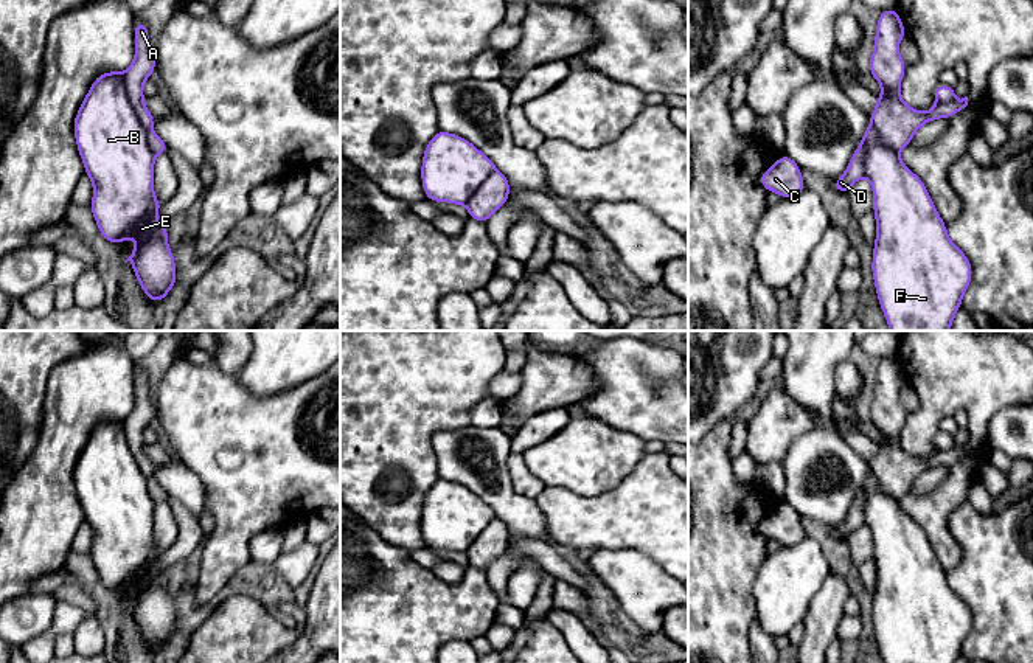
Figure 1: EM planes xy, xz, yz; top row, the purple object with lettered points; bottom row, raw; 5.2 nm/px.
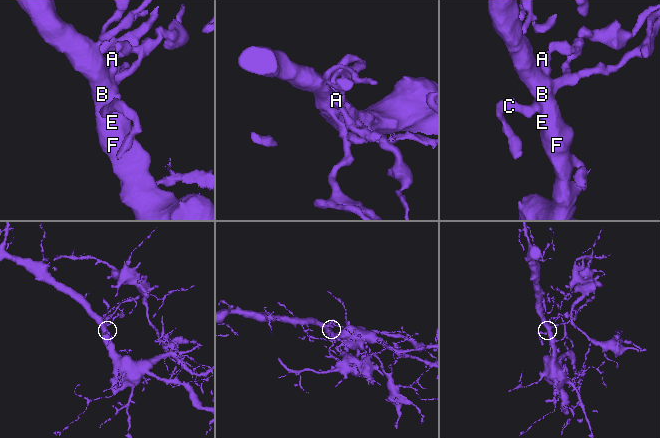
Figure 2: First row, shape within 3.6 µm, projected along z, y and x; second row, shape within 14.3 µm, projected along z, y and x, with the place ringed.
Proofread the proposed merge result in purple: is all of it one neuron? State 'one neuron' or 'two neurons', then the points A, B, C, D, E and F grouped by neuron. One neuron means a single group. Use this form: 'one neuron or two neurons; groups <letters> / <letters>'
two neurons; groups A C D / B E F

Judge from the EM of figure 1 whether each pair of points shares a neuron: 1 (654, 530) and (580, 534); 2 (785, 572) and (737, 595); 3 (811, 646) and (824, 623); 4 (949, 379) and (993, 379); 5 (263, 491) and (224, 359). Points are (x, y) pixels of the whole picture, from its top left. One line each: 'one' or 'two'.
1: one
2: two
3: one
4: one
5: two

